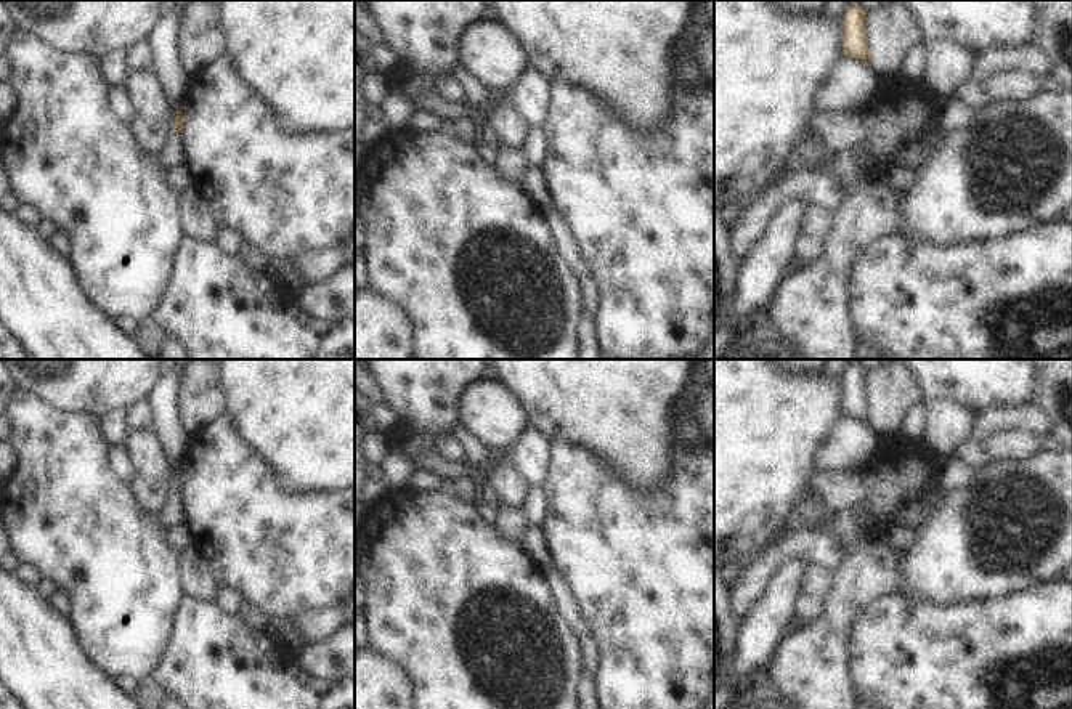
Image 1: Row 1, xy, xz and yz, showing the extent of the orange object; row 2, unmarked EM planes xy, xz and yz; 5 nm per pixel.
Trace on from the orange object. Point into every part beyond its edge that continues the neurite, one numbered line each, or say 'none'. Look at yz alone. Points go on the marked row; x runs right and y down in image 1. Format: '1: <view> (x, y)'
none

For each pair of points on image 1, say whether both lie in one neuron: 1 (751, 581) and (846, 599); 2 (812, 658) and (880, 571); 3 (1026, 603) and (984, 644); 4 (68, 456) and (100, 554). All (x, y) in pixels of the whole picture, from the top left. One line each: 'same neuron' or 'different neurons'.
1: different neurons
2: same neuron
3: same neuron
4: same neuron

